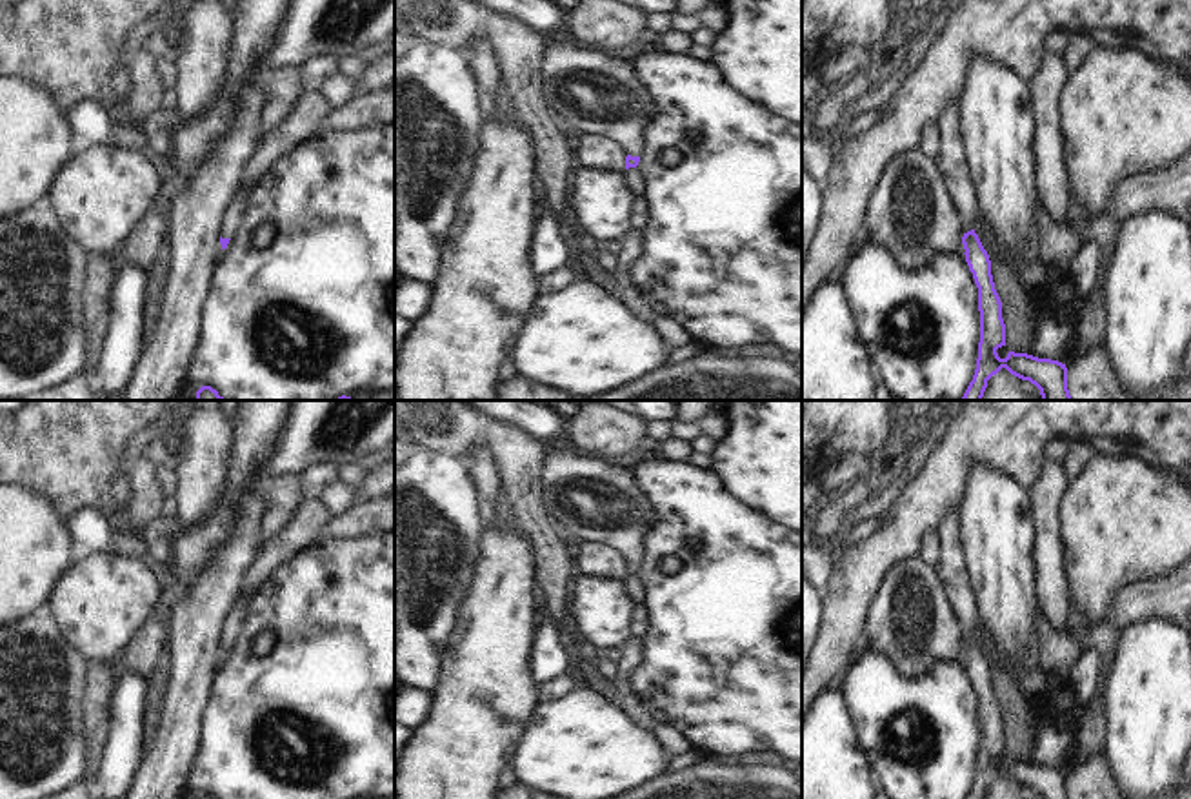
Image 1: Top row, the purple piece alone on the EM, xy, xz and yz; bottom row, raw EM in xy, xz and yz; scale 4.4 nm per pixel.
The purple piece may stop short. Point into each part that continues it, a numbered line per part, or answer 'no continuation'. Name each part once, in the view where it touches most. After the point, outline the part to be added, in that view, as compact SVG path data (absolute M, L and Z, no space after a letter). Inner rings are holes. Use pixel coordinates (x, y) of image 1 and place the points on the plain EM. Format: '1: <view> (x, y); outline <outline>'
1: xy (235, 616); outline M251 595L247 597L247 601L244 604L240 604L236 599L231 604L231 608L224 619L224 624L222 624L222 632L220 632L222 646L231 646L233 641L236 639L249 601L251 601Z

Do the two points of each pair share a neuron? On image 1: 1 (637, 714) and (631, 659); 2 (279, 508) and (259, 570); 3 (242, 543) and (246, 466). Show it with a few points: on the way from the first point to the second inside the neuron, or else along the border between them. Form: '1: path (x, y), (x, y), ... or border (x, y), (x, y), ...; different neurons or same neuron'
1: path (630, 701), (624, 690), (624, 672); same neuron
2: border (299, 503), (280, 526), (262, 537); different neurons
3: border (266, 457), (235, 512), (235, 528), (230, 534); different neurons

